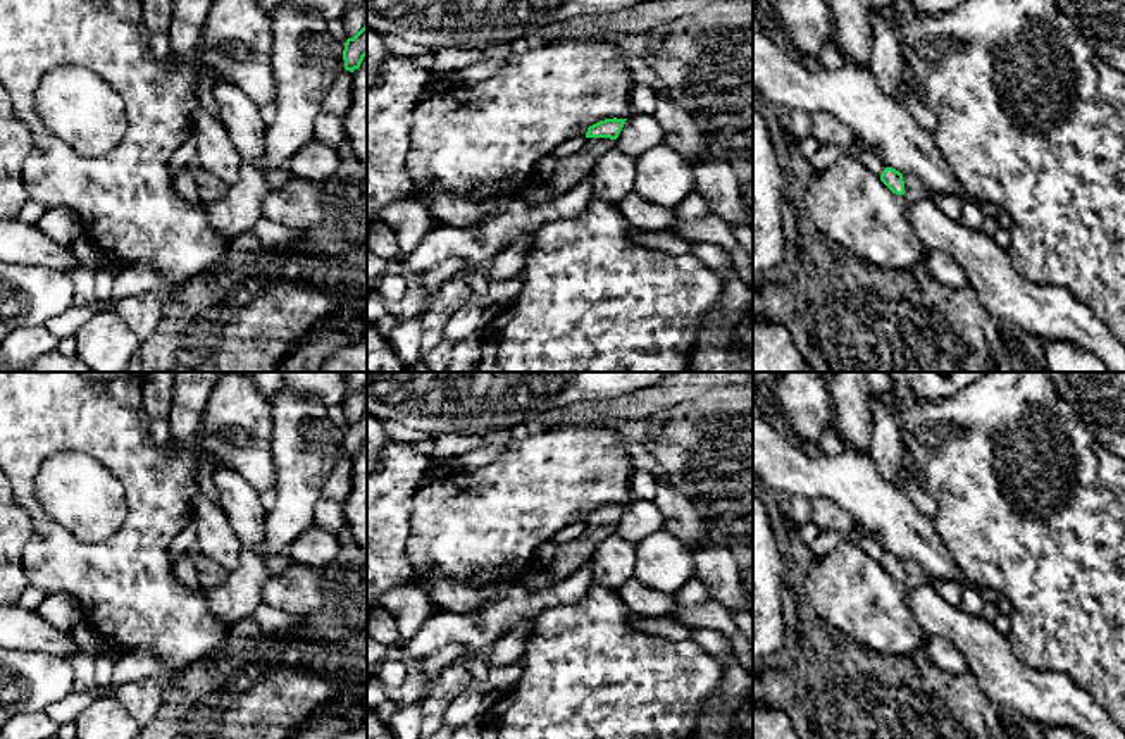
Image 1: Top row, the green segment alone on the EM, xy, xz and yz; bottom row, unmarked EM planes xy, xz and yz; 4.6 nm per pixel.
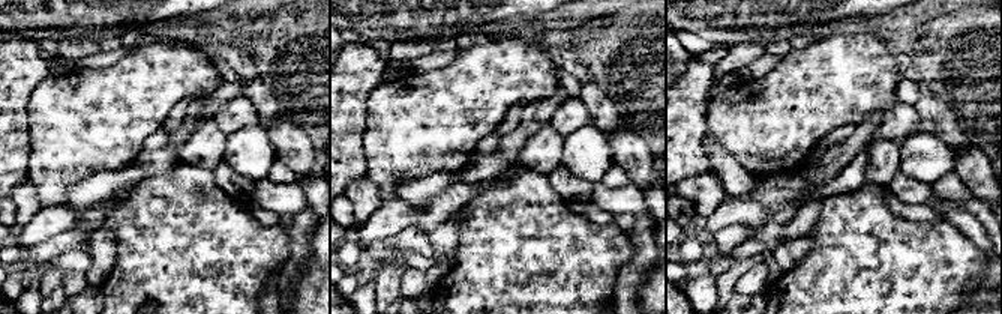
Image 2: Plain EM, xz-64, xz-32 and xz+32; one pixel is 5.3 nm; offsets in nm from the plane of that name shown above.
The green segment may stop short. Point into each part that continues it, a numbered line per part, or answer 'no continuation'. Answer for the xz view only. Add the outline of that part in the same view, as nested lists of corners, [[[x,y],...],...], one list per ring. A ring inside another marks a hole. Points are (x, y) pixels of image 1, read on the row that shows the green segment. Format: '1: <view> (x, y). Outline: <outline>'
1: xz (572, 169). Outline: [[[586,138],[581,152],[558,160],[556,169],[550,177],[556,198],[569,193],[587,177],[598,158],[613,148],[613,145],[615,140],[610,138]]]

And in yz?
1: yz (915, 190). Outline: [[[903,174],[904,181],[904,198],[908,203],[920,202],[920,200],[934,200],[934,193],[915,176],[915,174]]]

